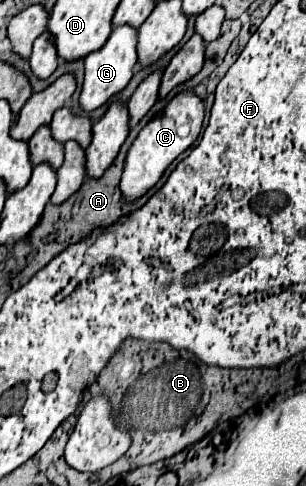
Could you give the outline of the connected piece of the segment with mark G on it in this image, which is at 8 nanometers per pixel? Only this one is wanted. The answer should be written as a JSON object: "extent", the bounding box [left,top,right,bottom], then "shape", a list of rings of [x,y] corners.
{"extent":[80,25,138,113],"shape":[[[130,25],[116,27],[112,31],[112,35],[108,37],[106,45],[102,49],[90,53],[90,57],[84,59],[84,85],[82,85],[82,93],[80,93],[82,111],[90,113],[90,111],[102,107],[106,101],[110,101],[114,95],[118,95],[128,85],[128,81],[134,75],[134,65],[138,61],[136,37],[138,37],[138,31],[134,31]]]}

